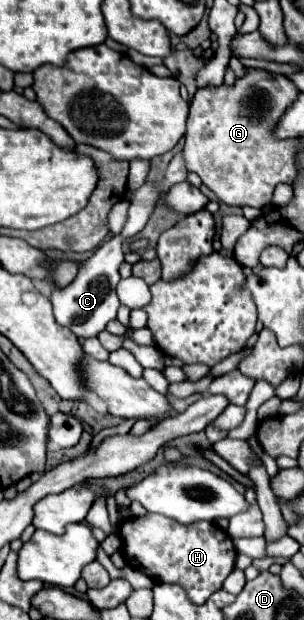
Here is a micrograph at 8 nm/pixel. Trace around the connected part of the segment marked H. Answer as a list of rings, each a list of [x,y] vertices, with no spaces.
[[[160,514],[130,518],[120,526],[120,540],[130,566],[142,570],[154,582],[180,584],[194,604],[204,604],[216,590],[220,590],[236,562],[236,550],[230,536],[214,526],[214,522],[204,520],[180,524]]]

